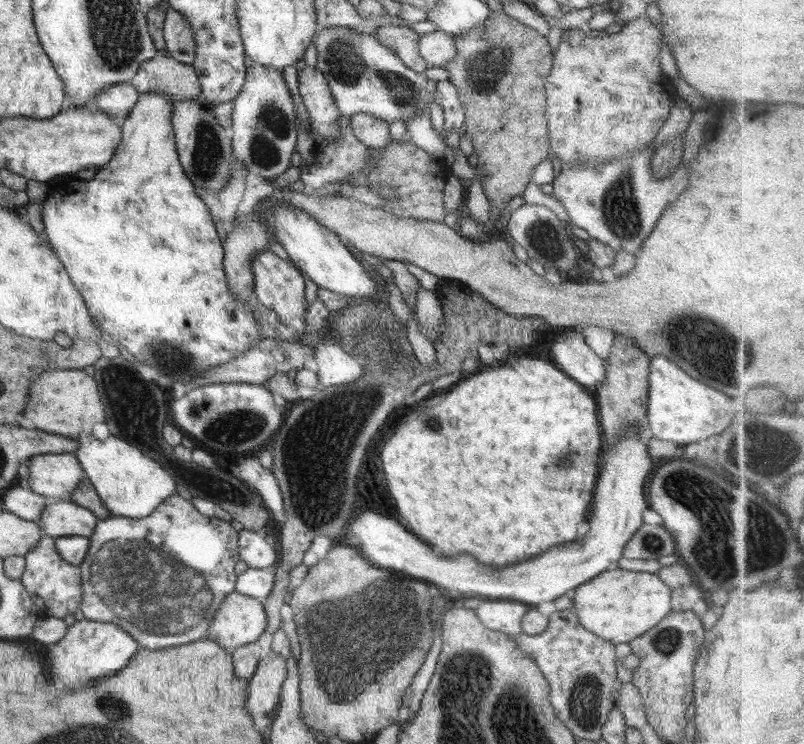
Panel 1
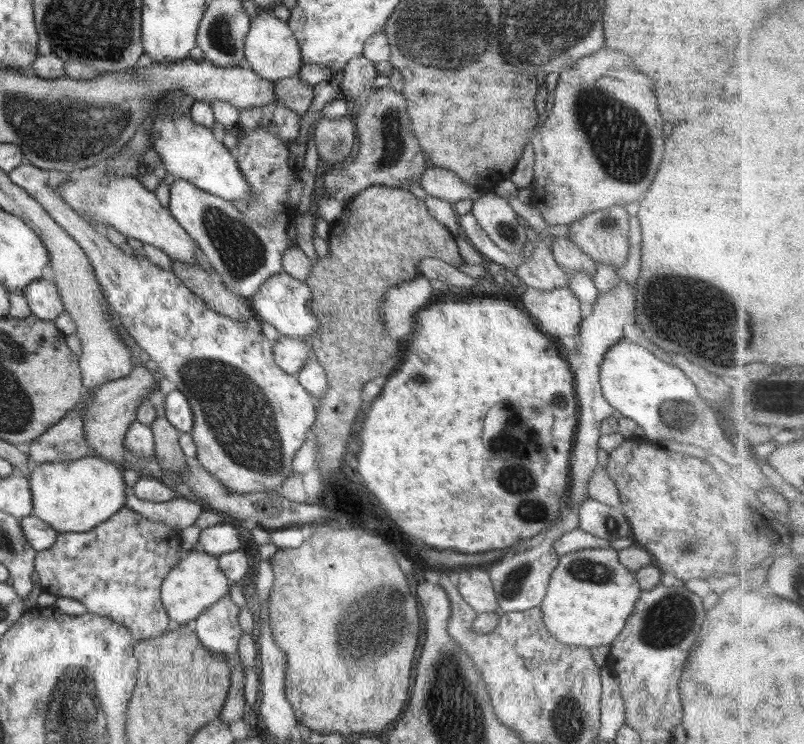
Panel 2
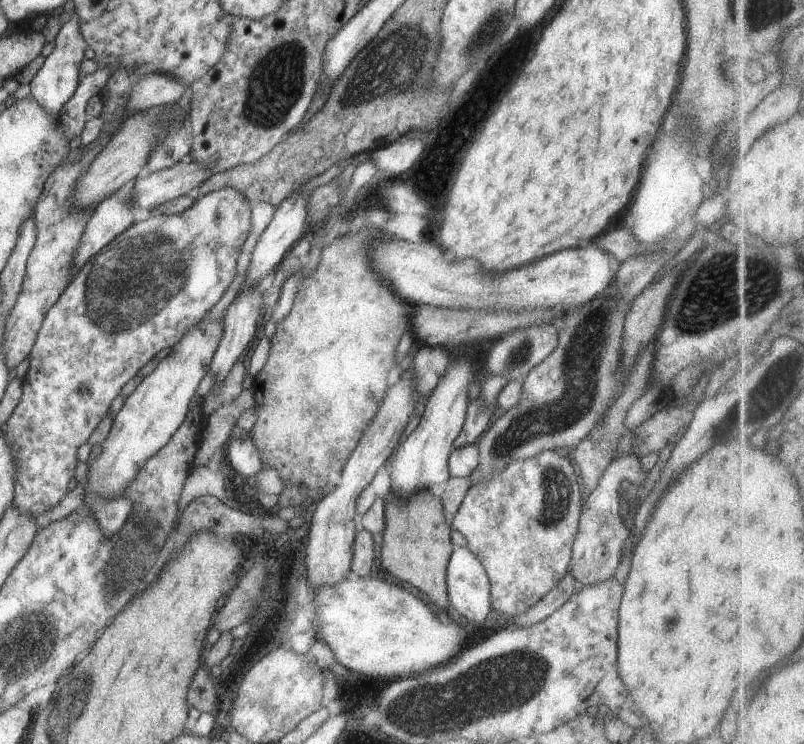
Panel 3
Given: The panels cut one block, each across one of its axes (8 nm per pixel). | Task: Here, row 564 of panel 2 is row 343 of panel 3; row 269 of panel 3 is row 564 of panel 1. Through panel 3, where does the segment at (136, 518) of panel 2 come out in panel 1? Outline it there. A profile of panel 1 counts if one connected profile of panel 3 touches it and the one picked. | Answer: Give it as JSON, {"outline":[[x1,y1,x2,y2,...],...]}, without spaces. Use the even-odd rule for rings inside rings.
{"outline":[[172,494,170,498,166,498,150,516,141,519,131,519,120,516,110,516,104,520,98,520,94,534,90,536,90,549,88,550,86,559,79,568,82,572,82,602,78,608,82,611,84,619,94,620,95,622,108,622,114,624,132,635,141,648,150,650,160,650,185,644,196,642,198,639,208,639,208,627,213,622,215,613,219,610,218,606,224,602,224,598,228,594,235,591,237,584,237,572,235,572,236,564,241,560,239,558,238,547,238,530,232,527,231,522,212,518,196,510,191,500,185,499,178,494]]}

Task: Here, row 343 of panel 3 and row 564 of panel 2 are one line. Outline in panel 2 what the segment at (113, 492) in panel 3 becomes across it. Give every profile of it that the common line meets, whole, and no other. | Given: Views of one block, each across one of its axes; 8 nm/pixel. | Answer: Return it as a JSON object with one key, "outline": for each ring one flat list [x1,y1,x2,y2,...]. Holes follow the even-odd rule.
{"outline":[[190,551,178,562,178,565,166,576,161,587,161,601,171,620,179,625,191,625,198,616,214,602,229,594,231,582,219,566,218,557,203,551]]}

